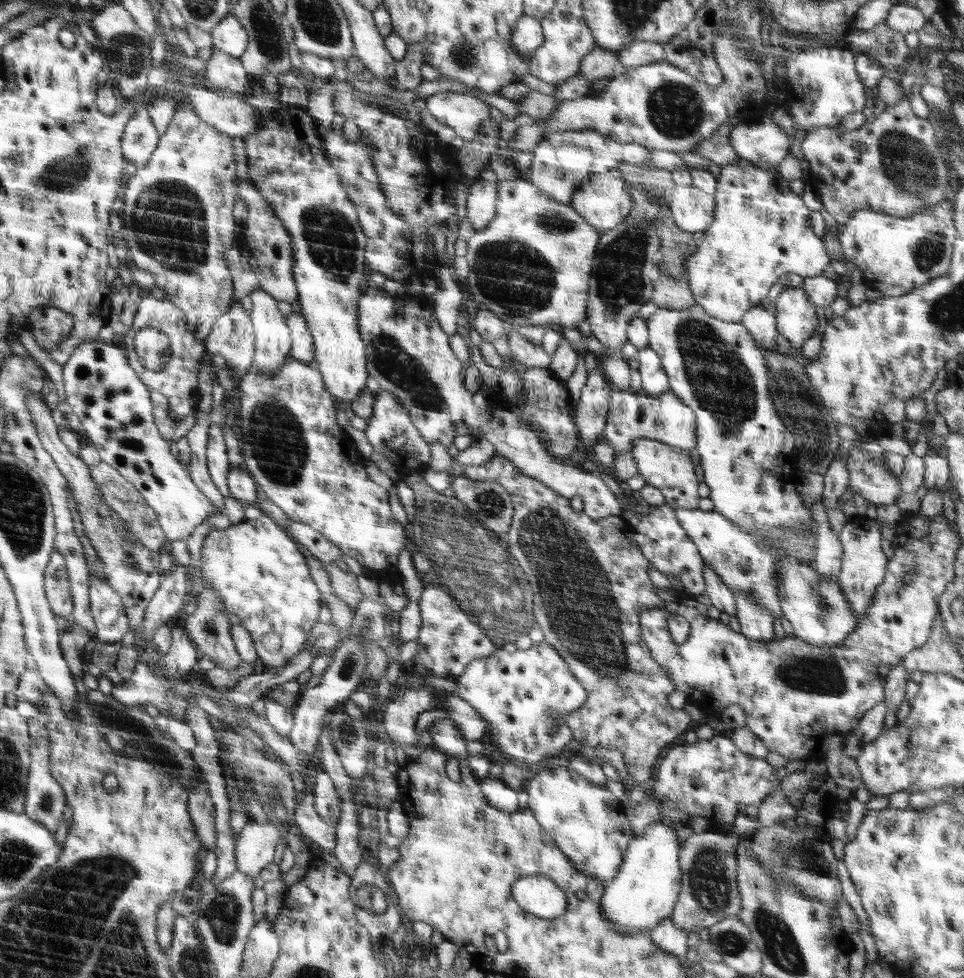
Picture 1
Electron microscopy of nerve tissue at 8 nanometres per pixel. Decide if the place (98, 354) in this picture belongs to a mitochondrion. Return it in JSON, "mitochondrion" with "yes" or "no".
{"mitochondrion":"no"}

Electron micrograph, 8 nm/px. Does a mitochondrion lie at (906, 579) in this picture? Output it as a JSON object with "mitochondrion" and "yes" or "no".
{"mitochondrion":"yes"}

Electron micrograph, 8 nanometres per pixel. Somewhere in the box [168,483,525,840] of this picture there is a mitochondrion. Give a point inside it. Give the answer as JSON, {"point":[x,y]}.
{"point":[351,663]}

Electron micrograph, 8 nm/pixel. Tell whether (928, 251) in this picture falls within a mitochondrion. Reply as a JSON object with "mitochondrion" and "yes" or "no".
{"mitochondrion":"yes"}

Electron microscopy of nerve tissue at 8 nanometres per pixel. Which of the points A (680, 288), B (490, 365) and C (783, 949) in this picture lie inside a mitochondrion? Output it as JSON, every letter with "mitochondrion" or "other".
{"A":"mitochondrion","B":"other","C":"mitochondrion"}

